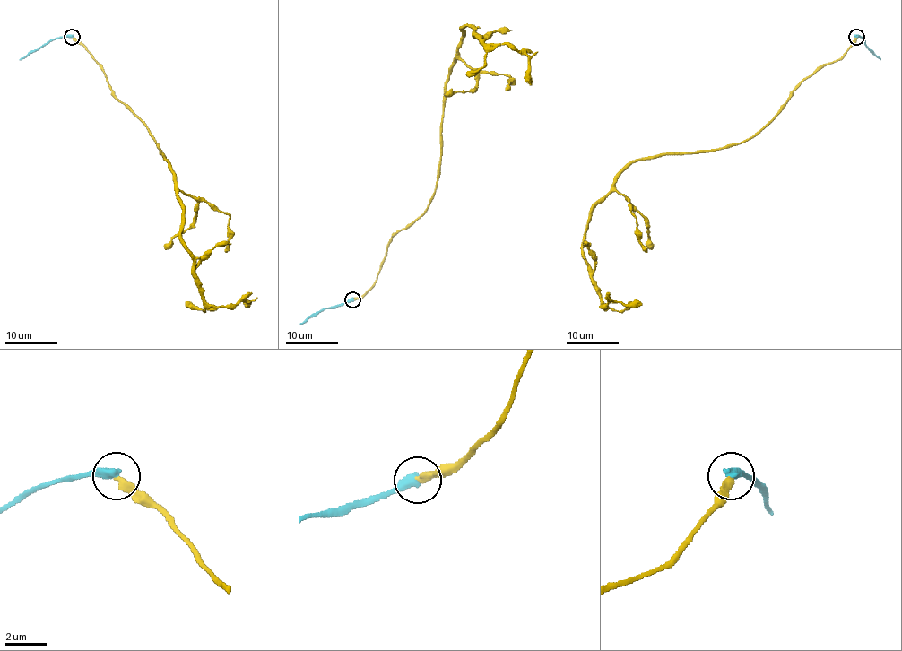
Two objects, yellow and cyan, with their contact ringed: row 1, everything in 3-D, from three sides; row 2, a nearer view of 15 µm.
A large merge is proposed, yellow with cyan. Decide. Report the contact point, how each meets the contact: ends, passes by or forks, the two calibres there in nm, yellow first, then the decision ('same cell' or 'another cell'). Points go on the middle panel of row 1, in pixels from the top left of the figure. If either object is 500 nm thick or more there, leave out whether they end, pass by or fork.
place (352, 299); yellow ends; cyan ends; calibres 360 and 460 nm; another cell

